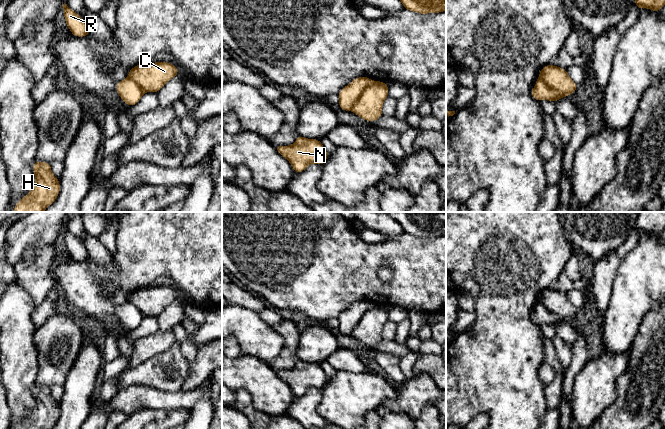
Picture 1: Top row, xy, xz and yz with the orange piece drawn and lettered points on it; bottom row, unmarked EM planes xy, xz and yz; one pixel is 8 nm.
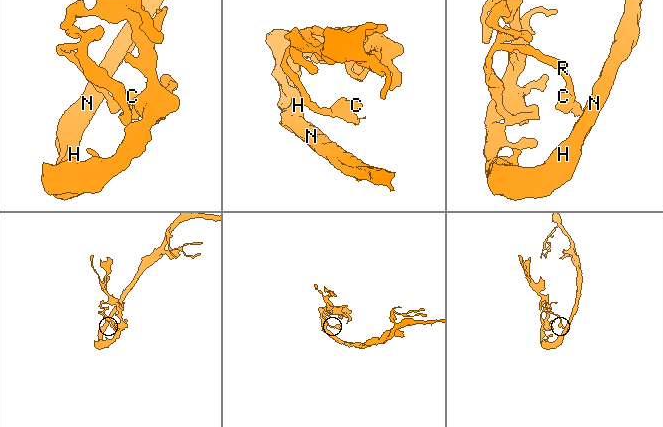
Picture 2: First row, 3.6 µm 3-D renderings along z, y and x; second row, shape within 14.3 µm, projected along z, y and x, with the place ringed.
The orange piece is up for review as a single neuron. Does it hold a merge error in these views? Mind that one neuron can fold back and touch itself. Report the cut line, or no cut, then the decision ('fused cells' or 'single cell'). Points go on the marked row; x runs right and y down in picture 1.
xz (372, 81), (363, 89), (350, 110) | fused cells

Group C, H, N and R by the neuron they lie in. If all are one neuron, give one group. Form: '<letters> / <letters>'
C / H N R

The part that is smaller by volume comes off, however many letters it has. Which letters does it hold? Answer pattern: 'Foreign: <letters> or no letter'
Foreign: C

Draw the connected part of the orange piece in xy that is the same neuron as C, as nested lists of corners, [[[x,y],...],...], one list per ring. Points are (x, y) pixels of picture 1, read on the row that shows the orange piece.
[[[168,62],[139,64],[130,69],[131,78],[144,92],[157,93],[169,80],[179,74],[176,66]]]

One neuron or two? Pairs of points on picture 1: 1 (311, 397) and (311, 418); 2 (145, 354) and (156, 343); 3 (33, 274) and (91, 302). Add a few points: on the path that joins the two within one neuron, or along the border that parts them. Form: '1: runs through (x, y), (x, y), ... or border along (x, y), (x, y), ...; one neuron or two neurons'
1: runs through (311, 402), (311, 413); one neuron
2: runs through (148, 351), (153, 346); one neuron
3: border along (53, 267), (53, 275), (57, 282); two neurons

